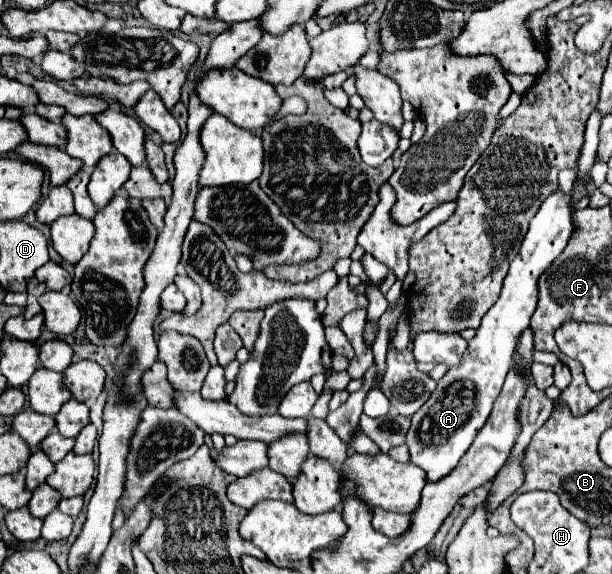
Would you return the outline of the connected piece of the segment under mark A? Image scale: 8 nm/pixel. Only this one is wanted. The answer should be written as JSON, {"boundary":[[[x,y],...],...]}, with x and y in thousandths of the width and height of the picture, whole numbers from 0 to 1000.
{"boundary":[[[907,331],[884,355],[881,369],[868,383],[864,404],[858,408],[851,439],[835,456],[822,509],[812,530],[789,551],[789,561],[779,571],[776,589],[766,596],[753,634],[730,645],[730,652],[714,666],[714,676],[708,679],[694,707],[688,707],[688,714],[672,725],[662,774],[668,777],[672,808],[694,819],[698,840],[714,840],[727,833],[750,808],[753,794],[766,784],[773,763],[799,728],[806,700],[819,683],[832,641],[838,638],[845,589],[864,568],[868,547],[877,533],[877,488],[891,474],[891,467],[920,439],[926,418],[933,415],[933,345],[936,331],[930,338]]]}

